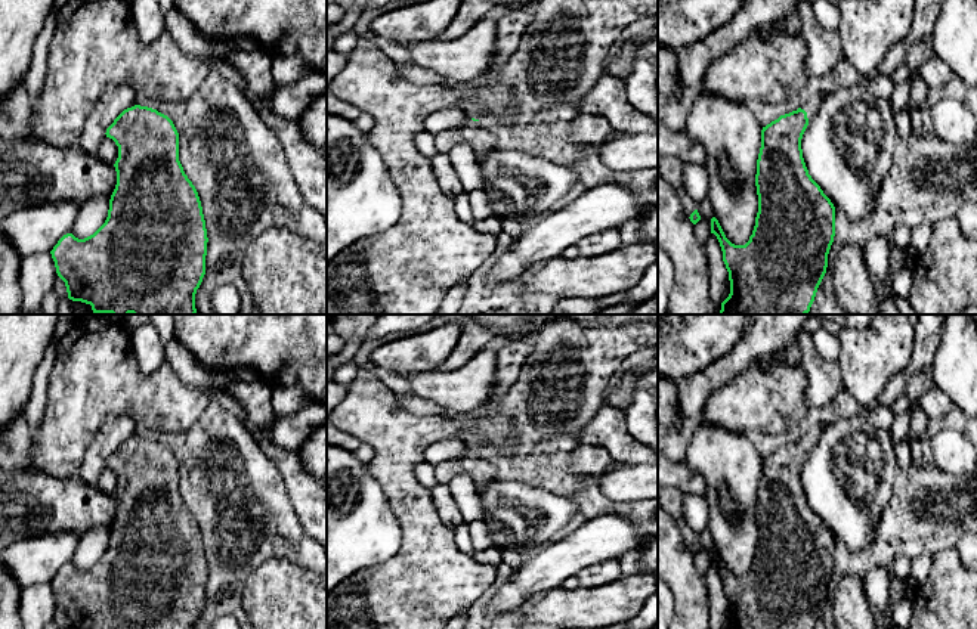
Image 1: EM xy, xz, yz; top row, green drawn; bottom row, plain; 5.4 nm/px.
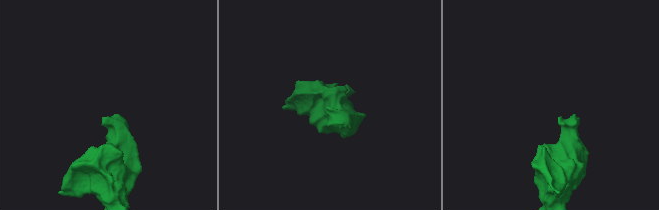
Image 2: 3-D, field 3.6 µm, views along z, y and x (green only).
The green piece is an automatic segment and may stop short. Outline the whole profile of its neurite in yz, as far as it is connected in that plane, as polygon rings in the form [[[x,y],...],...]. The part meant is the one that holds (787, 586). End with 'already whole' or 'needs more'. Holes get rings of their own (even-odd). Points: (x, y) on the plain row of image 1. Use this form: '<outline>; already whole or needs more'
[[[825,425],[809,428],[797,441],[780,446],[761,461],[755,517],[758,543],[749,571],[732,574],[718,551],[711,549],[711,564],[720,573],[729,602],[727,629],[814,629],[826,604],[828,585],[835,567],[835,537],[811,509],[806,498],[801,470]]]; needs more

